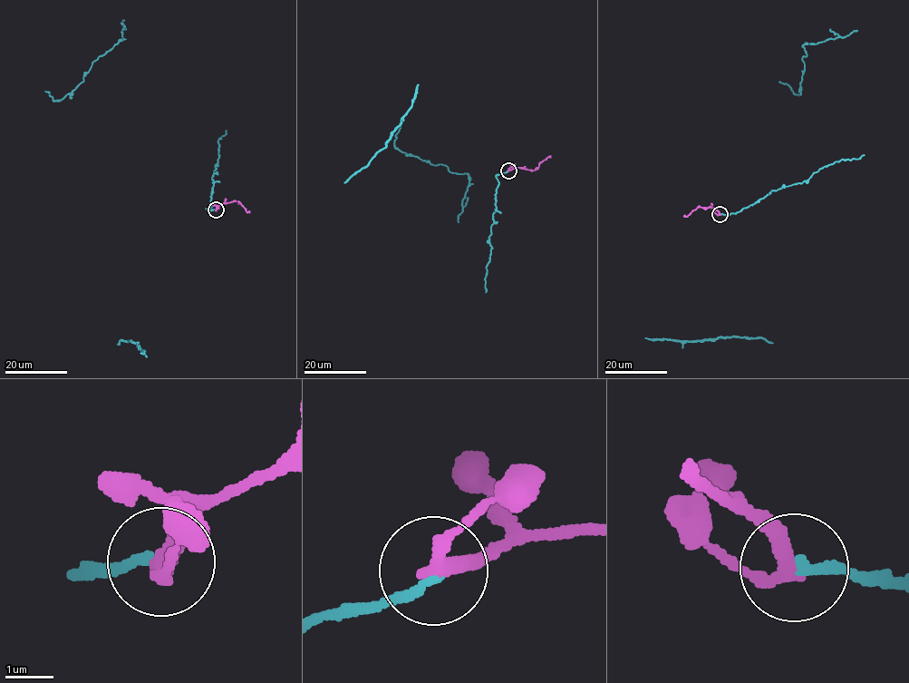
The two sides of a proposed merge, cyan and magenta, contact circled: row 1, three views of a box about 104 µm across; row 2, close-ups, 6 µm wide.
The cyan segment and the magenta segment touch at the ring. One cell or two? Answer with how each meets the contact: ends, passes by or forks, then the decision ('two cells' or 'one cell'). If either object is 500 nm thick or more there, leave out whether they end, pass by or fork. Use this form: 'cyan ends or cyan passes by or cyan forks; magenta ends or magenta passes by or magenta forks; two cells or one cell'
cyan ends; magenta passes by; one cell

